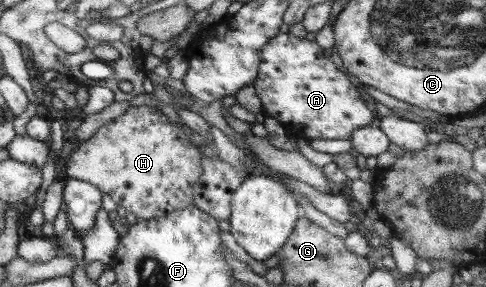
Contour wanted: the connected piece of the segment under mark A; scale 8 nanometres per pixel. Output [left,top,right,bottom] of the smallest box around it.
[251,32,372,140]

